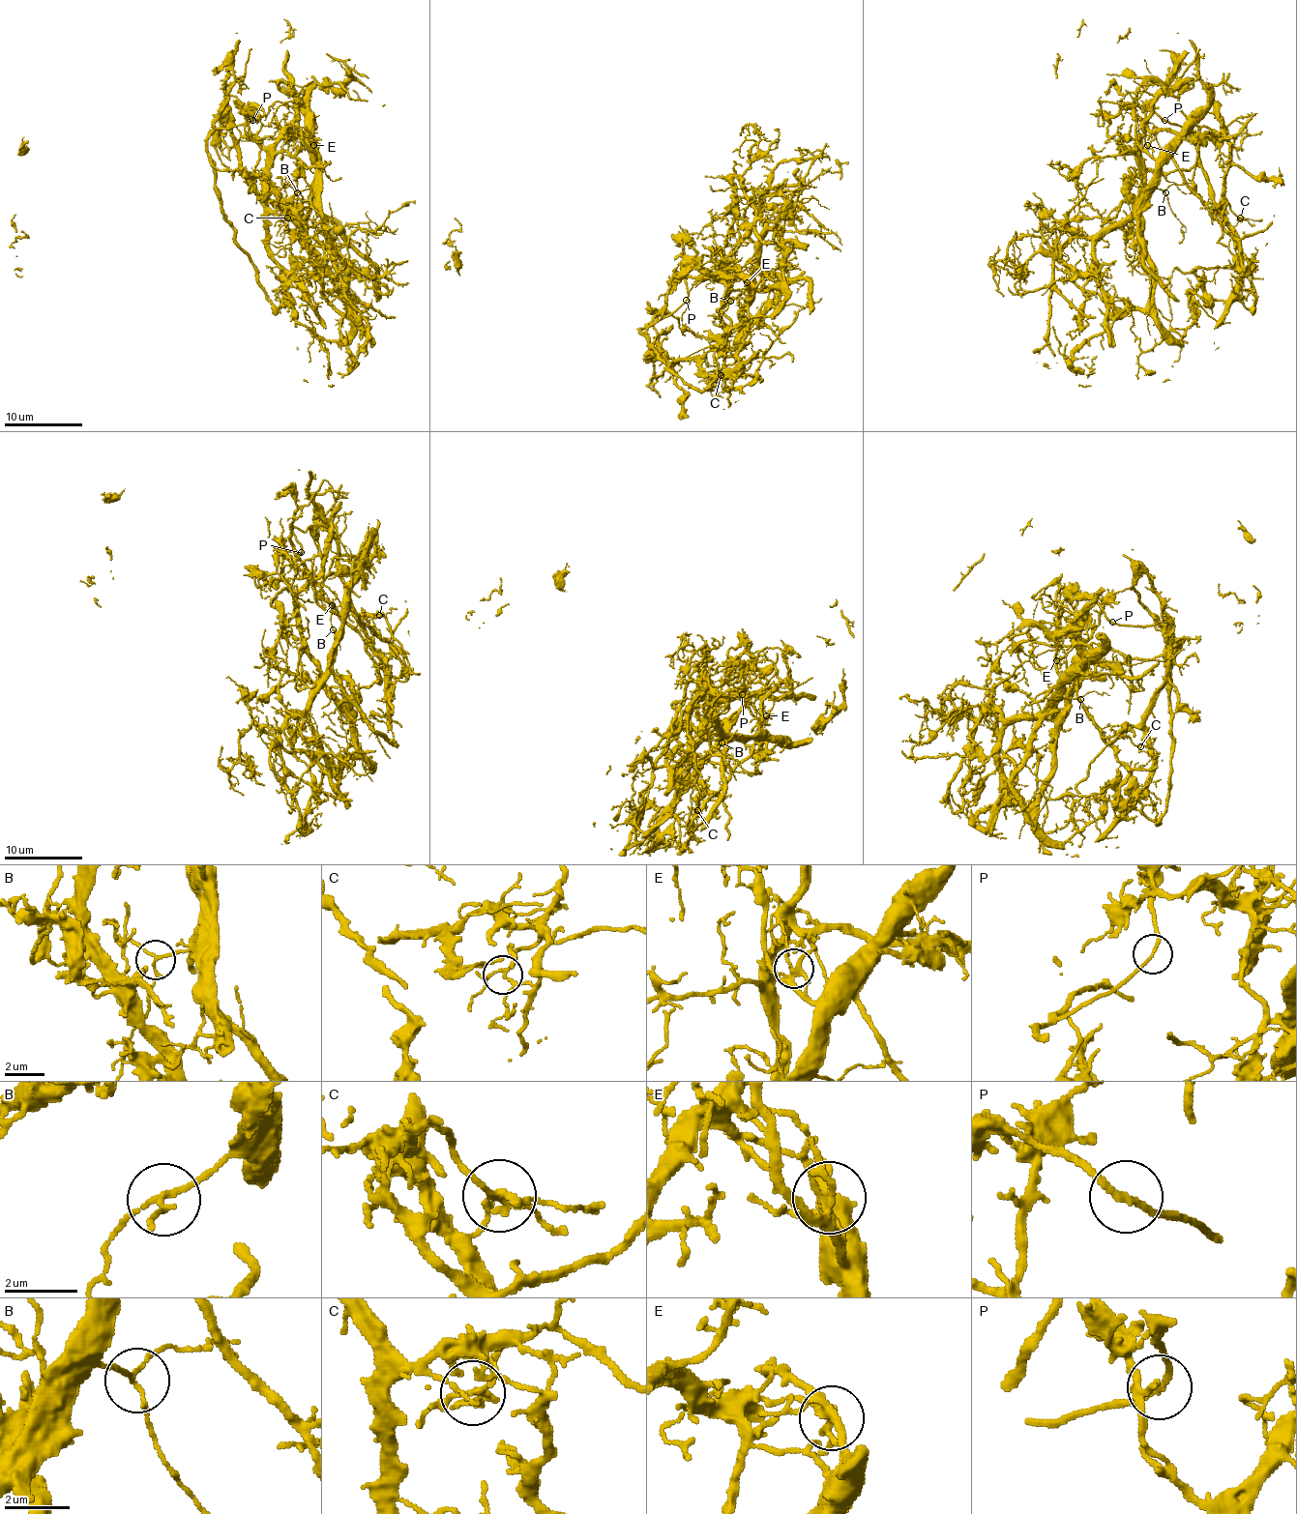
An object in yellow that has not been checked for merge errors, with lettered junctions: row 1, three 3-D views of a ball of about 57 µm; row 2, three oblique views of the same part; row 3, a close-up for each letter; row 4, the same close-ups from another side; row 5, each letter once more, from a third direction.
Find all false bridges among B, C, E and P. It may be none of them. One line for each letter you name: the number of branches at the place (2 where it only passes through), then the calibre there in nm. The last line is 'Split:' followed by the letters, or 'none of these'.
E: branches 4; calibre 220 nm
P: branches 2; calibre 150 nm
Split: E, P

